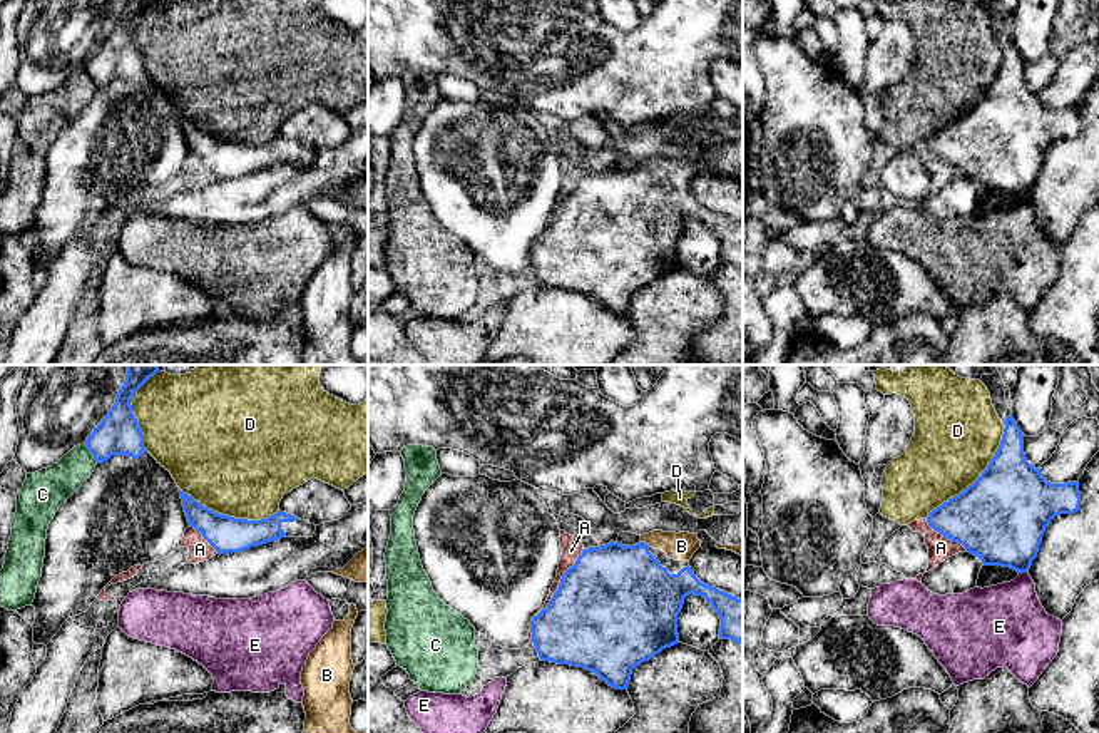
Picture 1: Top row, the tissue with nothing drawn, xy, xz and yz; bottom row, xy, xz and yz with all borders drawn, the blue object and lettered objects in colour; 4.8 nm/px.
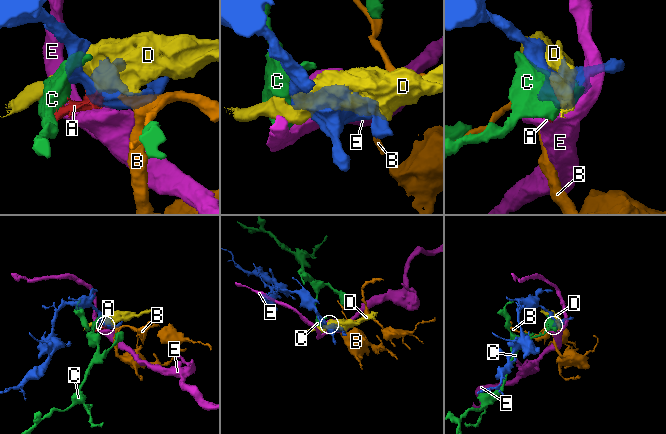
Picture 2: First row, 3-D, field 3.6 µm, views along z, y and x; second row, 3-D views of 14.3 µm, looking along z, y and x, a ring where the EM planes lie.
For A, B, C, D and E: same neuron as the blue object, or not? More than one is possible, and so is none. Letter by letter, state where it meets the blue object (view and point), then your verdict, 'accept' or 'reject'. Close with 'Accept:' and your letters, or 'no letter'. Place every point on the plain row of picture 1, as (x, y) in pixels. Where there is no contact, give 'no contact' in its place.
A: contact xz (561, 208); reject
B: contact xz (644, 168); accept
C: contact xy (91, 77); reject
D: contact yz (977, 104); reject
E: contact yz (1022, 196); reject
Accept: B

